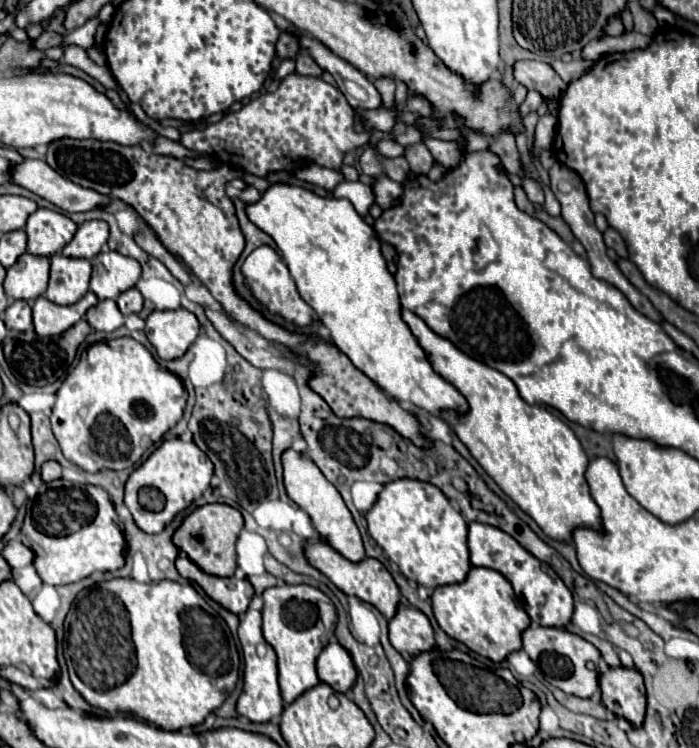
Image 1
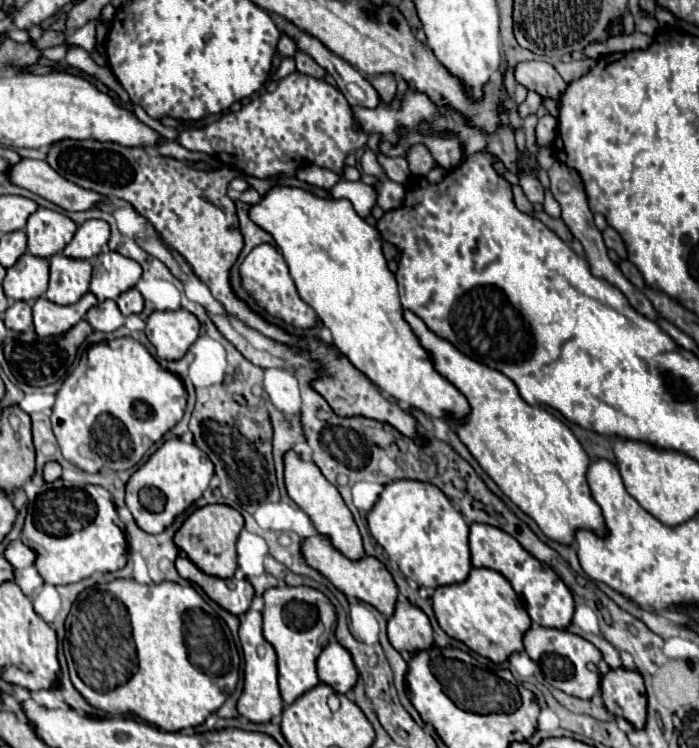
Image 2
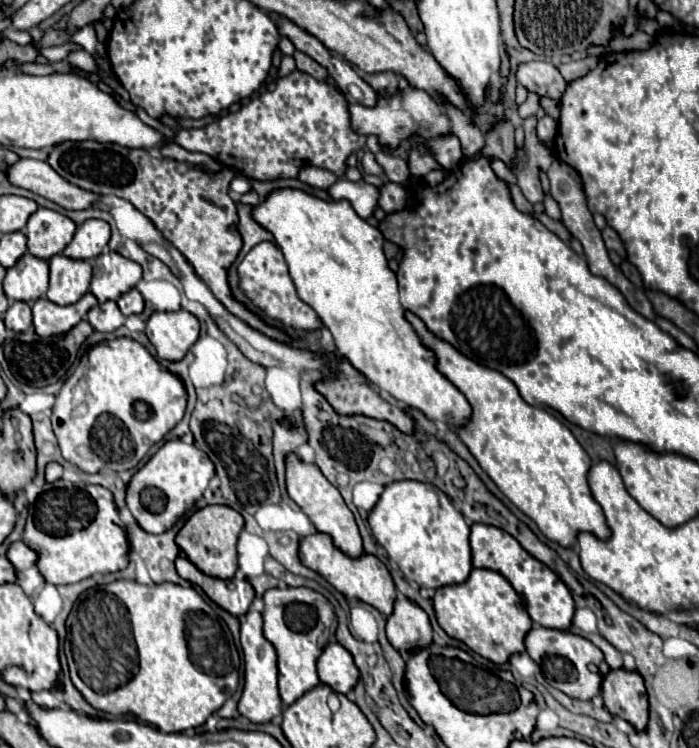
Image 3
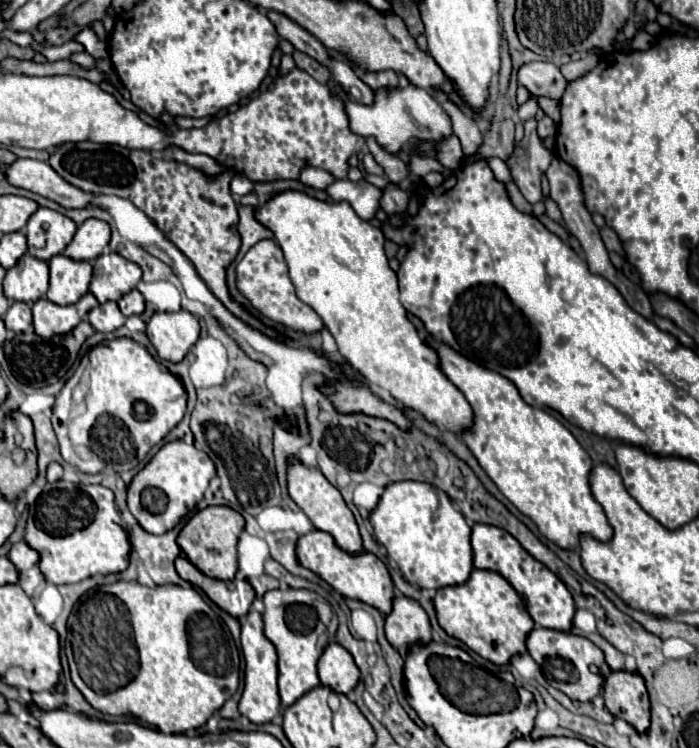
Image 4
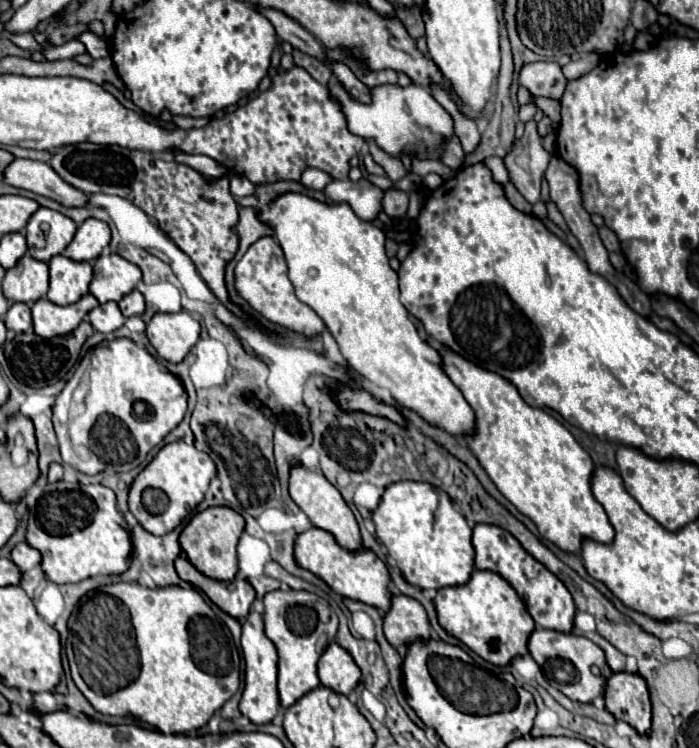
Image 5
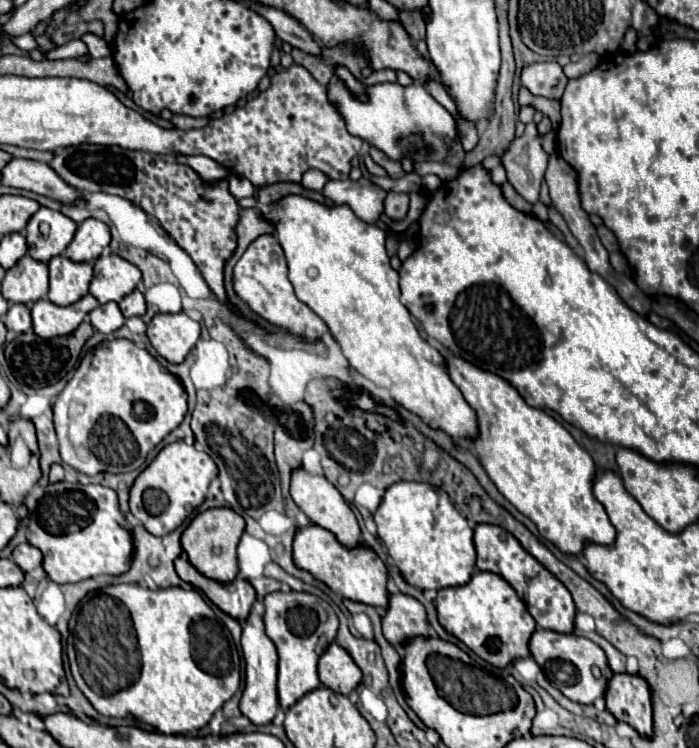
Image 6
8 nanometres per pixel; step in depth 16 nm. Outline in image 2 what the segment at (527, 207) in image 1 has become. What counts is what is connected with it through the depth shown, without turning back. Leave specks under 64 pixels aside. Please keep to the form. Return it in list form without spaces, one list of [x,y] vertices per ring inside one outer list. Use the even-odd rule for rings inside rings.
[[[514,184],[514,186],[512,186],[512,196],[514,196],[514,204],[516,204],[516,208],[520,208],[520,210],[522,210],[522,212],[526,212],[526,214],[534,214],[532,204],[526,200],[526,196],[522,194],[522,190],[520,190],[520,186],[518,186],[518,184]]]

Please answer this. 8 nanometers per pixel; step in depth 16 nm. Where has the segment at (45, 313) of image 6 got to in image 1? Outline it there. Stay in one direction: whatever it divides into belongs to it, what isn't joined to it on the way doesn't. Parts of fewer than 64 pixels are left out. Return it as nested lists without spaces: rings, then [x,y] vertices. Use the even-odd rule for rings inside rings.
[[[88,292],[82,300],[70,306],[60,306],[40,296],[32,306],[36,334],[38,336],[58,336],[66,332],[68,328],[72,328],[76,322],[80,322],[86,316],[88,308],[96,304],[98,304],[98,298],[94,292]]]

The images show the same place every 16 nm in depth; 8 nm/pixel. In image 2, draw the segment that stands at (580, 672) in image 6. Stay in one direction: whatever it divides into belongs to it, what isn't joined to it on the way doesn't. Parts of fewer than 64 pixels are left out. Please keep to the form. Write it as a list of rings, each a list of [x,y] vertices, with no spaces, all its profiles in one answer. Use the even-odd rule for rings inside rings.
[[[532,626],[524,636],[524,648],[528,656],[542,668],[542,674],[546,682],[568,696],[590,700],[600,690],[600,672],[592,672],[590,664],[600,664],[602,652],[582,636],[576,636],[568,630],[556,630],[556,628],[544,628],[544,626]]]

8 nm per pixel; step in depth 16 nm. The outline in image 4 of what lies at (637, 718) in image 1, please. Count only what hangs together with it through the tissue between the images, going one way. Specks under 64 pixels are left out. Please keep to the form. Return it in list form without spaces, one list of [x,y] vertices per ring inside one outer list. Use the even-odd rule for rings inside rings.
[[[626,670],[612,672],[604,684],[604,702],[616,718],[626,720],[638,732],[648,732],[650,700],[640,674],[632,674]]]

